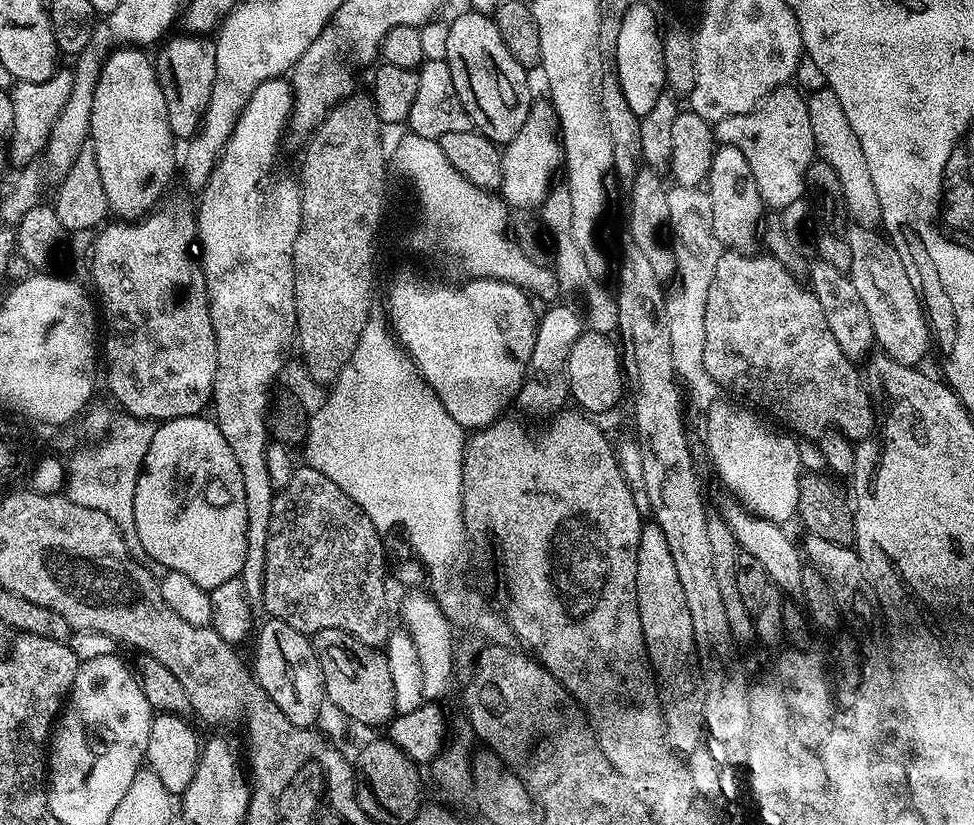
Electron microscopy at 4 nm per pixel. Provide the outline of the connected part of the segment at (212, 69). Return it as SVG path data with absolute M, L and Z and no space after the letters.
M200 34L183 35L173 40L165 39L159 45L160 53L154 56L154 67L166 98L166 114L172 135L177 141L187 142L200 131L210 106L216 77L216 45Z

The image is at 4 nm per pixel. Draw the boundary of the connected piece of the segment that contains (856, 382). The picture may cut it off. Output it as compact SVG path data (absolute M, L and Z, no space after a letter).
M721 251L706 294L706 350L702 350L704 369L717 389L725 388L736 398L744 398L740 396L748 392L753 400L751 403L757 409L765 408L776 416L784 415L793 433L801 432L808 436L815 428L824 430L835 425L852 442L864 440L878 428L878 412L876 416L872 409L873 397L869 389L868 392L864 389L864 380L856 369L859 367L846 358L838 342L834 342L834 334L830 334L830 326L826 326L826 314L822 314L818 298L802 285L772 255Z

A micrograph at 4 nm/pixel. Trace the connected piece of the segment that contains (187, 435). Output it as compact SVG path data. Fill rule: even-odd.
M204 414L183 416L165 420L157 427L136 479L134 526L138 526L138 542L142 542L142 550L146 550L153 565L161 564L161 569L186 574L198 586L210 590L243 573L248 549L246 490L242 490L242 470L234 459L234 450L226 446L215 419Z

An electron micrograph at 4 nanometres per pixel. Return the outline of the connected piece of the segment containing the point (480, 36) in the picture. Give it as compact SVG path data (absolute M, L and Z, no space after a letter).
M464 10L461 16L451 17L448 29L450 35L446 41L446 63L450 66L450 74L454 77L454 90L458 90L458 98L462 98L462 106L466 106L466 114L470 114L472 127L497 146L503 146L522 130L526 118L532 112L534 97L528 85L529 73L516 61L514 54L506 50L506 42L502 42L502 34L498 30L495 19L491 15Z

